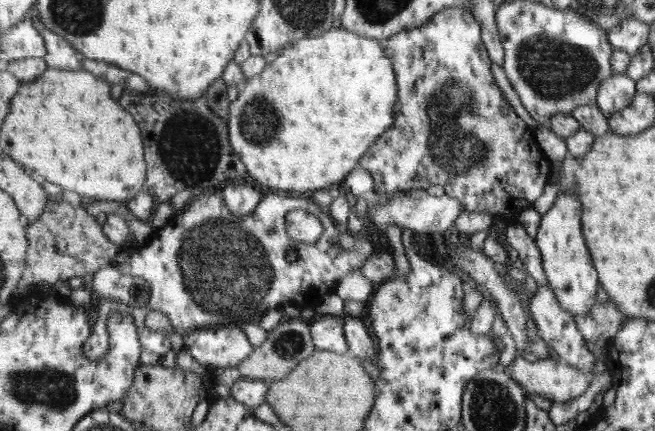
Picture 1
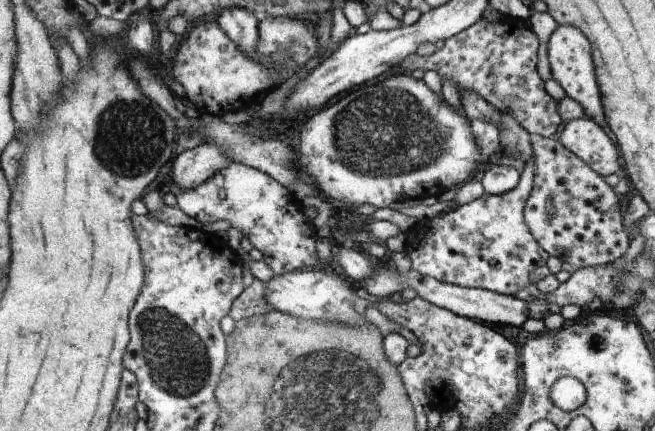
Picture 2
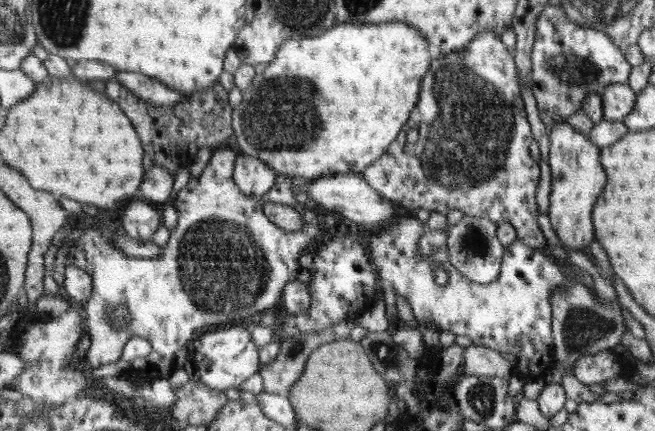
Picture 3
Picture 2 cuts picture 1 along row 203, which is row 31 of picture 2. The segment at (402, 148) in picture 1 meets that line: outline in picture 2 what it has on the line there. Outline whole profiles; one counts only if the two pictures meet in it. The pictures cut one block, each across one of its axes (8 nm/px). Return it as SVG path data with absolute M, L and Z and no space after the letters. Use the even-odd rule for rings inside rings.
M507 15L503 18L503 22L497 24L482 18L471 28L446 40L432 55L411 54L401 66L407 74L413 74L417 68L424 72L435 70L443 79L451 78L460 93L463 90L475 92L500 112L511 112L530 133L547 138L557 136L565 120L558 112L559 100L547 92L547 84L537 72L539 38L528 21Z

